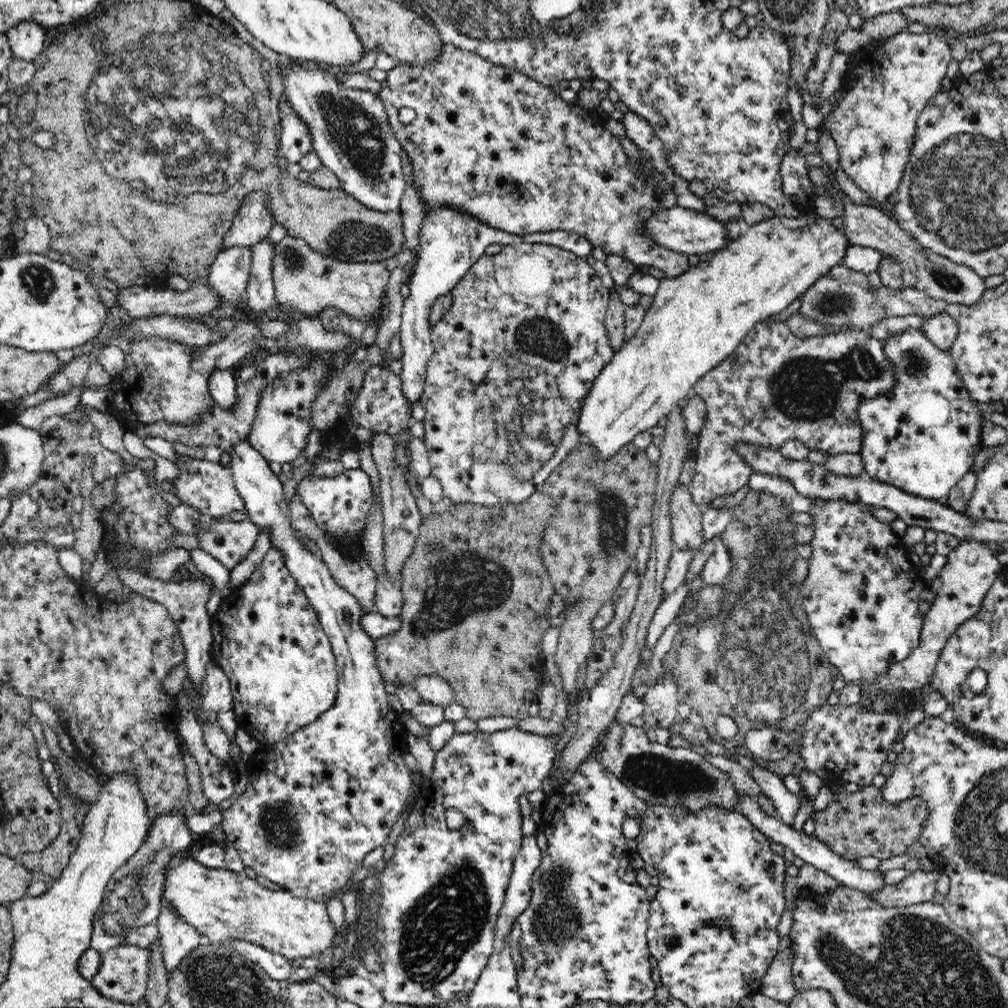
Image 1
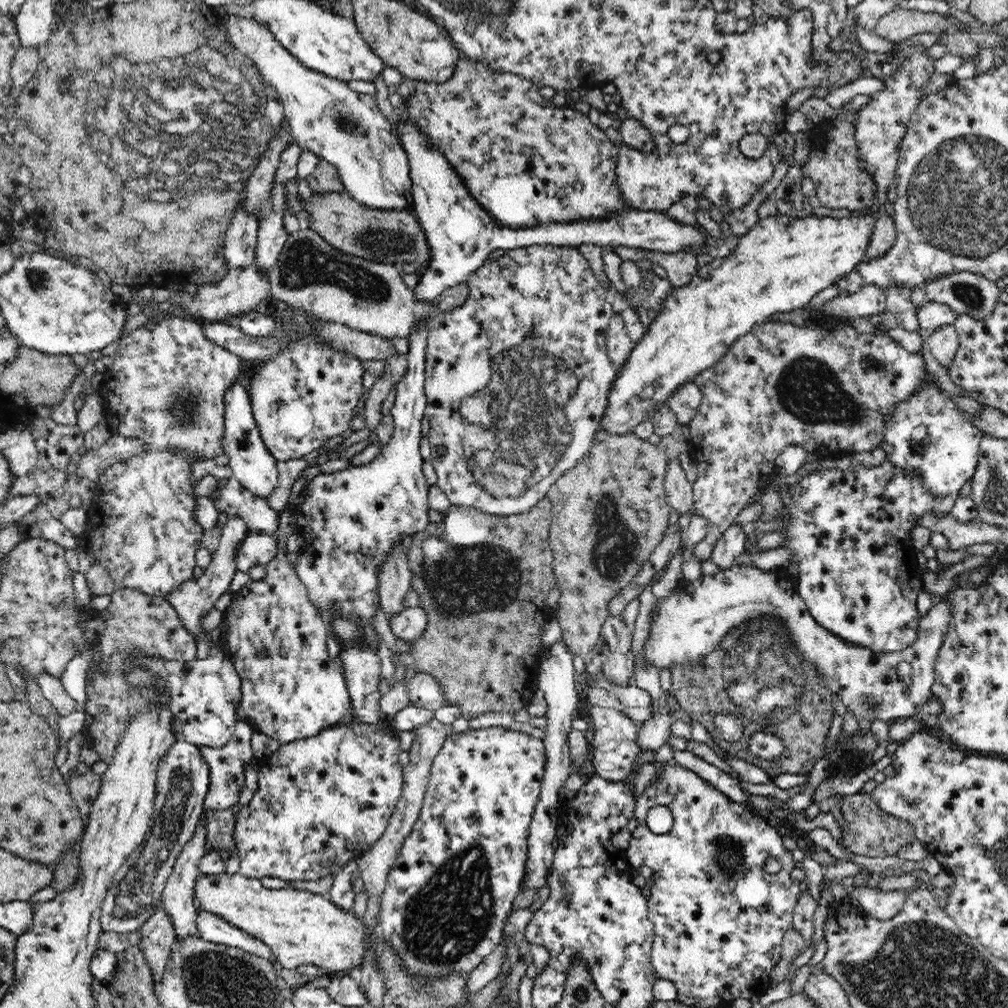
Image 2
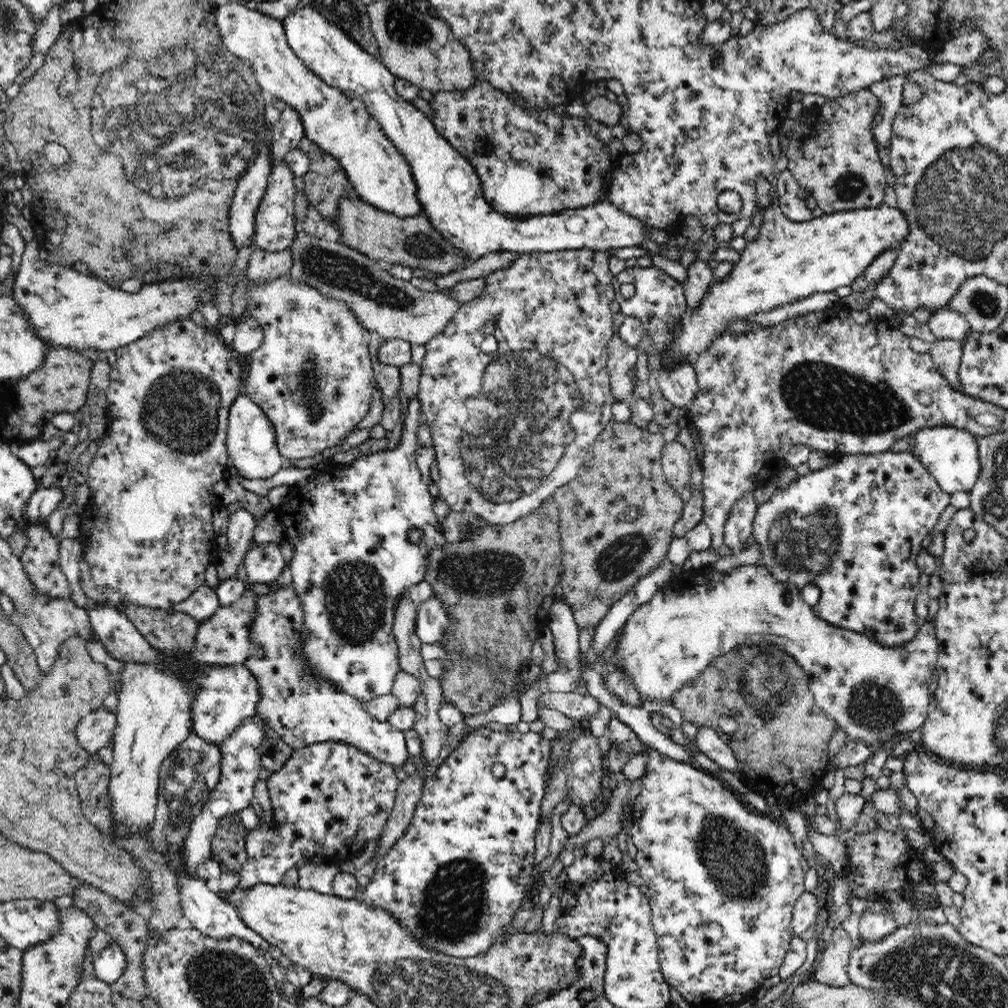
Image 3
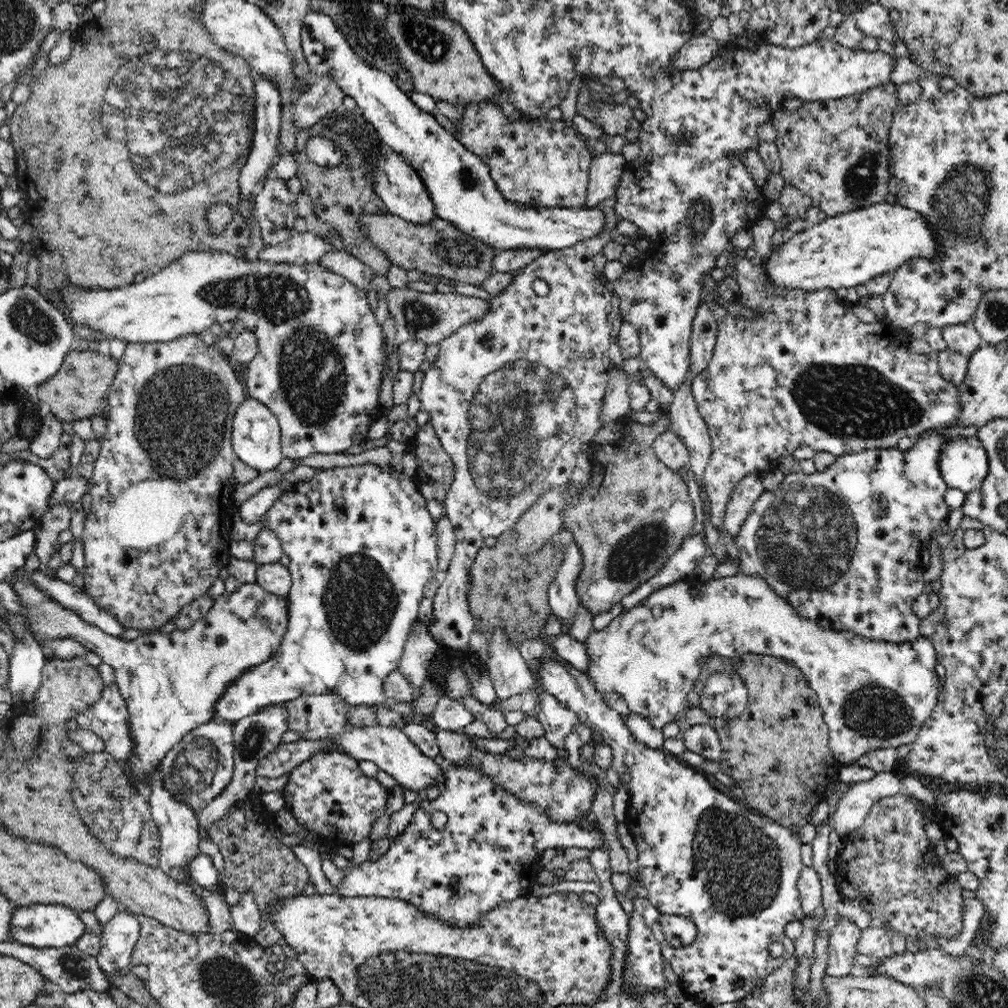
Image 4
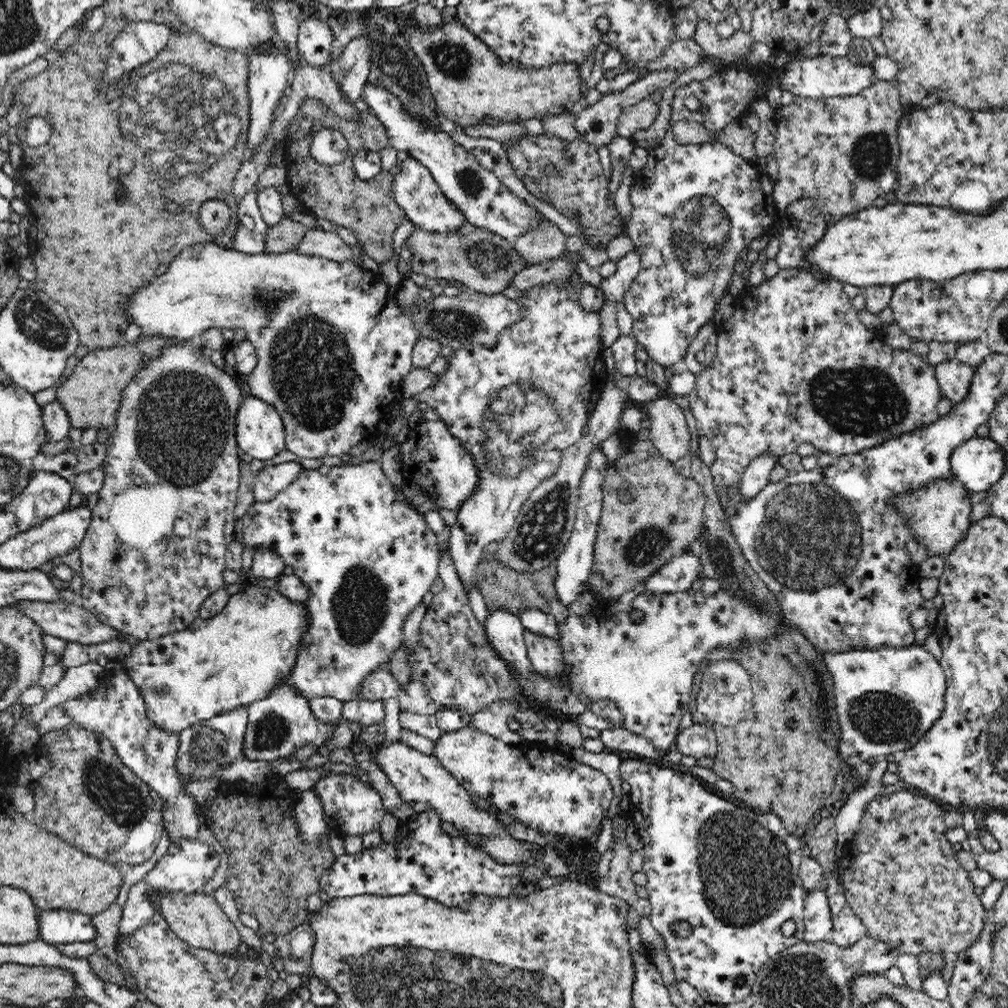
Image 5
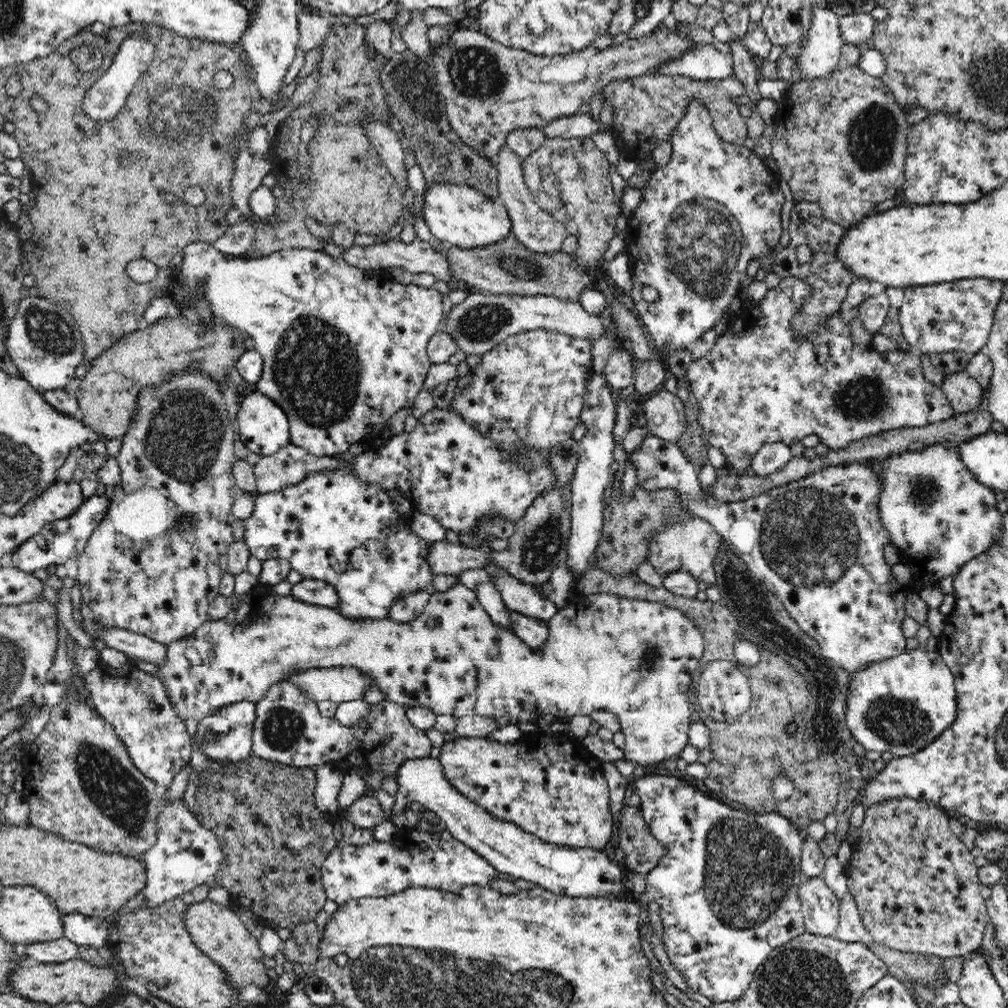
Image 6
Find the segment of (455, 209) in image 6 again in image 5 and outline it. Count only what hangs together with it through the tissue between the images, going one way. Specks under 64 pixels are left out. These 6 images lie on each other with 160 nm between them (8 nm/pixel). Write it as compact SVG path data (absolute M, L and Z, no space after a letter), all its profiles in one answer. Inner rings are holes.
M414 158L402 161L400 164L400 172L393 176L394 200L416 227L428 233L454 234L469 224L466 213L440 190L439 183L435 181L435 177L427 167L419 164Z

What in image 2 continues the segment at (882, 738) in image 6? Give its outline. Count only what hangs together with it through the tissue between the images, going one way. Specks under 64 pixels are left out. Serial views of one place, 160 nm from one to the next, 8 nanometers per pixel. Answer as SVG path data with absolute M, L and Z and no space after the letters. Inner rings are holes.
M736 564L729 567L729 570L722 570L714 575L702 575L695 582L684 582L676 592L673 592L669 598L664 598L660 602L660 610L658 616L650 628L650 636L644 648L644 656L646 660L646 668L654 668L655 672L660 668L670 668L675 664L690 664L690 662L698 662L708 654L712 653L716 646L720 646L725 636L740 624L746 624L758 616L770 616L774 614L776 618L780 618L778 622L784 624L784 628L789 630L790 638L797 647L801 656L812 665L817 672L817 678L822 680L824 688L830 688L830 692L838 694L840 700L850 706L850 710L866 720L874 720L874 718L882 718L882 720L892 720L892 718L908 718L908 716L916 716L924 708L926 701L932 696L931 688L935 680L935 664L939 655L941 644L944 643L945 634L948 630L948 622L950 619L950 607L945 594L942 596L941 602L934 604L932 609L921 618L919 622L919 632L917 640L902 651L890 652L874 652L871 648L860 647L857 644L848 643L847 640L840 639L840 636L832 634L824 626L820 626L816 619L812 618L812 614L808 611L808 606L804 603L804 598L800 592L796 592L796 582L792 582L790 576L776 576L777 570L761 570L758 567ZM900 662L908 662L912 666L912 680L906 688L900 686L900 692L892 690L892 670L894 670L894 680L900 680L898 672L896 672L896 664Z

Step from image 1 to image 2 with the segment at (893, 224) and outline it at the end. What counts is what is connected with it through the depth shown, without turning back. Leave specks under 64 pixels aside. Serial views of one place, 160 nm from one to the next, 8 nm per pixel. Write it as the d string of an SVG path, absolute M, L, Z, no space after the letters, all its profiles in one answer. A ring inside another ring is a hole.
M968 271L928 280L923 287L934 302L948 305L957 314L965 314L974 320L990 317L1001 293L995 281Z

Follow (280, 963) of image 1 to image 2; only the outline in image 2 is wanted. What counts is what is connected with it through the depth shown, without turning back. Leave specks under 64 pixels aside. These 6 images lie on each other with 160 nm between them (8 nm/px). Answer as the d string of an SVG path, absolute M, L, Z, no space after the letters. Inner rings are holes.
M200 907L196 914L195 928L197 936L202 940L214 944L225 944L234 946L240 950L248 951L250 954L259 955L260 958L274 960L272 949L266 946L260 939L251 934L232 926L222 915L215 914Z

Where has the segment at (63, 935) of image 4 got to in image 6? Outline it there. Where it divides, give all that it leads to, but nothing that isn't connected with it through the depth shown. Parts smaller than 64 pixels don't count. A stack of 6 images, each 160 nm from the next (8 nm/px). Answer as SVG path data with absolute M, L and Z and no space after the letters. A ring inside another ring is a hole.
M80 913L62 916L64 937L79 946L102 947L107 944L112 921Z

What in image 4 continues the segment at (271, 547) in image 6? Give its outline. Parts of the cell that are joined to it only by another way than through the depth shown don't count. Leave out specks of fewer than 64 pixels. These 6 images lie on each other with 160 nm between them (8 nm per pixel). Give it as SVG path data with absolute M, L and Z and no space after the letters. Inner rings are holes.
M376 464L332 467L316 471L308 482L288 485L259 519L276 532L283 552L290 558L292 588L287 633L270 661L255 666L244 682L232 686L232 694L220 702L213 720L235 725L270 704L321 694L336 695L350 707L384 704L383 680L400 666L424 588L438 571L436 529L426 504L412 477Z

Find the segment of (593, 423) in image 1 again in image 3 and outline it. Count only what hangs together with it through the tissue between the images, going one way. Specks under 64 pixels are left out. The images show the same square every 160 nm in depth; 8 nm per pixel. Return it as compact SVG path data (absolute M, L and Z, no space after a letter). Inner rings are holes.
M778 176L772 182L772 202L762 211L758 240L745 244L738 262L732 265L724 280L713 276L699 307L682 314L680 330L674 332L674 342L664 356L666 363L680 359L693 362L714 335L728 330L730 322L746 320L754 314L808 298L816 292L832 292L839 286L851 286L880 254L898 249L911 237L906 214L884 202L872 209L824 214L804 222L790 220L779 206L775 185Z

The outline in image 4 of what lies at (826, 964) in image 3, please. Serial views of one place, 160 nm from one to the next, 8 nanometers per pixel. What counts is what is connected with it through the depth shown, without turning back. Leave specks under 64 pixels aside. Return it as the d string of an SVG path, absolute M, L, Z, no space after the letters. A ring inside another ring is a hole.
M844 915L838 917L836 921L835 927L829 932L828 960L825 972L831 977L843 977L852 972L856 945L862 929Z

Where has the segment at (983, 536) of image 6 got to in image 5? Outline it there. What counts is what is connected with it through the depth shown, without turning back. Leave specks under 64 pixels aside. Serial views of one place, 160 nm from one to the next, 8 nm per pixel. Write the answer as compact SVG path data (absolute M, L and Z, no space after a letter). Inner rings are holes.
M934 477L915 489L905 489L889 502L889 506L897 512L899 518L907 524L911 536L916 536L916 543L924 544L928 548L928 556L950 556L958 544L962 544L970 533L974 522L970 520L970 494L966 485L951 477Z

